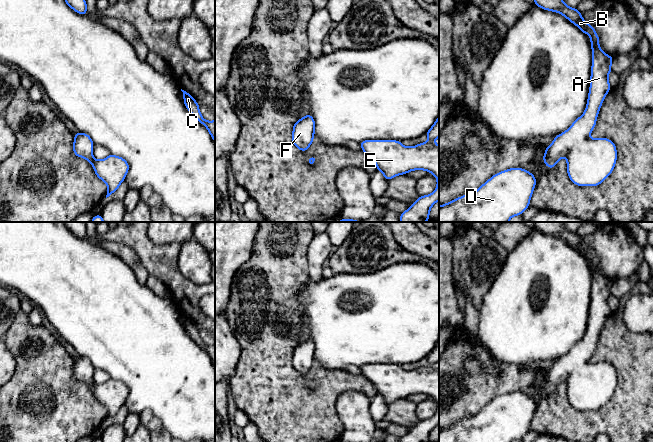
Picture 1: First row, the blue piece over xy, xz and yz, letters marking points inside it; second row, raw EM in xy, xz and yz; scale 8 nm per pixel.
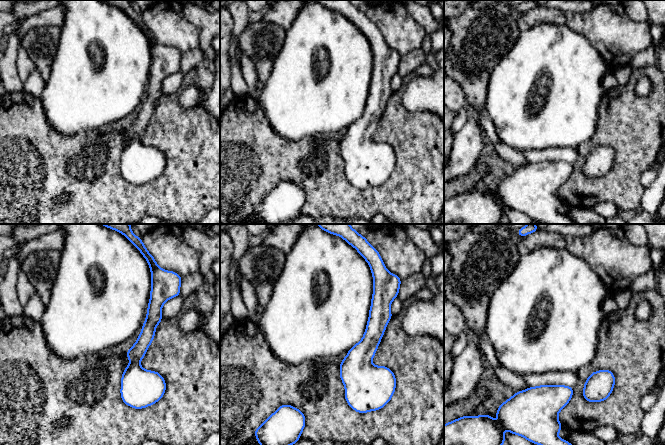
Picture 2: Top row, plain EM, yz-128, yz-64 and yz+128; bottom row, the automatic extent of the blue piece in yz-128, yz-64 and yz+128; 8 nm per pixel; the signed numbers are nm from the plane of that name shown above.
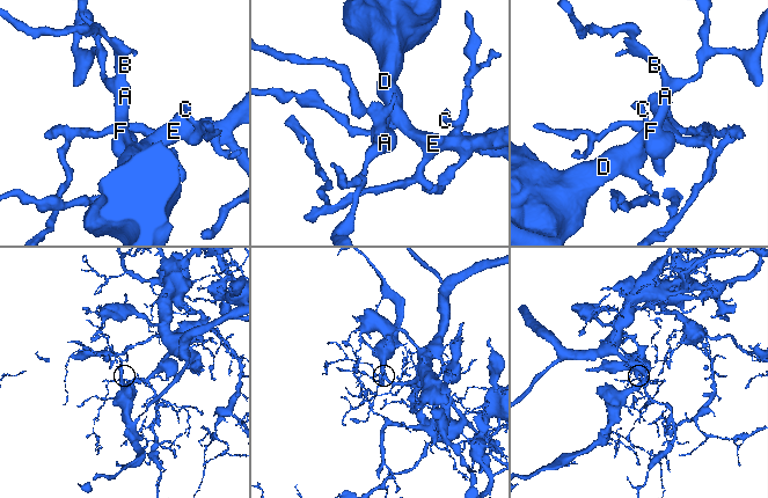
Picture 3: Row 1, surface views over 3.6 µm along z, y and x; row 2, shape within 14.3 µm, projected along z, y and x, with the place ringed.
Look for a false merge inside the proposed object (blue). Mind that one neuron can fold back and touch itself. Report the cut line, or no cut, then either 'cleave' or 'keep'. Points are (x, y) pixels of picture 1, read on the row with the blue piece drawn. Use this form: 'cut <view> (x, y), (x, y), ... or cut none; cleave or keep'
cut none; keep

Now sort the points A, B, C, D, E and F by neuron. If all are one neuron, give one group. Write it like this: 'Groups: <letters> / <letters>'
Groups: A B C D E F

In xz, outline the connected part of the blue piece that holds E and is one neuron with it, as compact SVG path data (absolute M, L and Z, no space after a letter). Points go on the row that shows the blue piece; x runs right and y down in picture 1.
M439 115L426 135L429 139L427 142L412 147L405 147L395 140L365 140L359 143L362 151L374 160L377 171L381 171L387 181L413 170L426 170L436 177L435 191L419 196L400 214L400 222L426 222L430 219L430 208L439 201L439 145L434 143L439 137Z

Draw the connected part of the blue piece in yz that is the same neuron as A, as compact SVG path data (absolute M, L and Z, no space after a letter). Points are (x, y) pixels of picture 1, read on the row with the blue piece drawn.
M534 0L534 4L544 10L557 12L575 24L591 38L592 68L590 89L586 109L570 128L554 137L544 153L543 161L548 168L565 157L567 172L572 183L578 186L597 186L612 173L617 159L615 144L607 138L591 139L590 133L596 125L600 107L611 89L608 75L612 71L612 56L599 47L599 37L595 29L583 20L581 12L567 6L563 0Z

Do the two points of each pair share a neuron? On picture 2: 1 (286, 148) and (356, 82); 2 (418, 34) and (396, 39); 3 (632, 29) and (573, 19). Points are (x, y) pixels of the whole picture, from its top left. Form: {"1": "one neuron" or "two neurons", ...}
{"1": "two neurons", "2": "one neuron", "3": "one neuron"}

